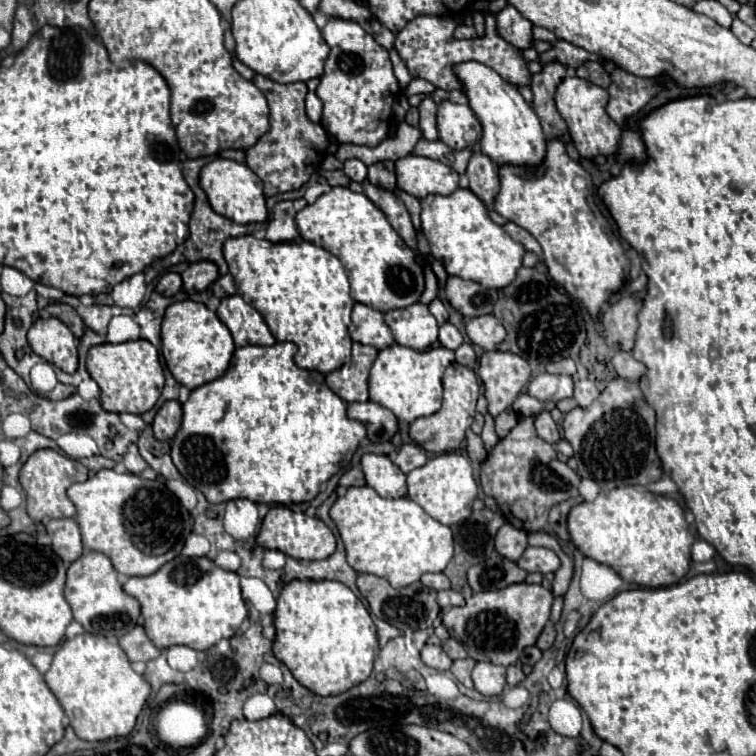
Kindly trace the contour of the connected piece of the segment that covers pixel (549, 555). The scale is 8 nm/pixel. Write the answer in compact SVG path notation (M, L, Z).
M527 547L525 553L521 555L521 559L517 561L517 565L521 565L521 569L525 569L527 573L555 573L559 569L559 557L555 555L555 551L545 549L545 547Z

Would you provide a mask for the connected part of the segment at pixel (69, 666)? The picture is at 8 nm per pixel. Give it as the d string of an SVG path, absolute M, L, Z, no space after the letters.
M91 633L65 639L53 655L45 683L69 717L69 725L83 741L103 741L131 733L151 693L145 677L133 671L125 651L117 643L109 643L105 637Z

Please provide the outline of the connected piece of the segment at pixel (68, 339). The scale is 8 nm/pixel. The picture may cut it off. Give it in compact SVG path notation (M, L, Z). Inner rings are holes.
M55 317L37 319L27 333L27 341L39 357L57 365L65 373L75 373L77 339L63 321Z

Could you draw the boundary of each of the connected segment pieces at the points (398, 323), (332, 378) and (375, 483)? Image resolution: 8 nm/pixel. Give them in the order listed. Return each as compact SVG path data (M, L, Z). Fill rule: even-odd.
M423 303L385 313L385 323L389 325L395 341L403 347L427 351L437 341L439 325Z
M353 343L351 361L325 377L329 389L333 389L345 403L367 401L369 399L369 393L367 393L369 369L371 369L377 353L379 351L375 347L369 347L363 343Z
M365 453L361 457L361 469L365 473L367 485L375 489L381 497L405 497L407 495L405 473L397 469L397 465L387 455Z

